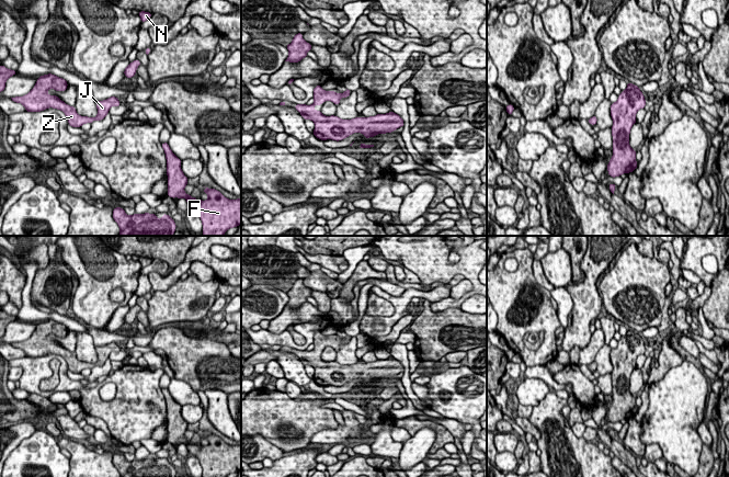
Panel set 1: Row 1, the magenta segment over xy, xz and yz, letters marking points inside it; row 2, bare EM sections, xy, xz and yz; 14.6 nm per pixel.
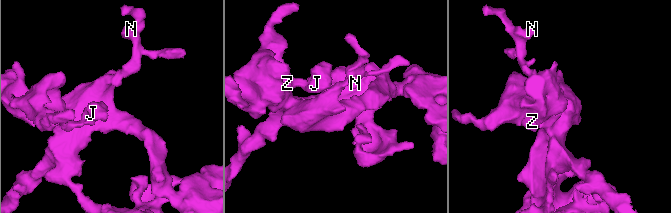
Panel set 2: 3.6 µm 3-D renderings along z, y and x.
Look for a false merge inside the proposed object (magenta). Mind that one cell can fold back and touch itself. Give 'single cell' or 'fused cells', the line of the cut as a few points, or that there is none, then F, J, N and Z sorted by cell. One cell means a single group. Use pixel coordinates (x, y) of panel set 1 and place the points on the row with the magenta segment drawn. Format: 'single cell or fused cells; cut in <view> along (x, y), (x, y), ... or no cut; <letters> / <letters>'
single cell; no cut; F J N Z

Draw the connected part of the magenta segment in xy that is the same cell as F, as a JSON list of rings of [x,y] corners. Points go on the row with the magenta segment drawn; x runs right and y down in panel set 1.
[[[168,141],[161,144],[167,159],[168,196],[171,198],[184,197],[190,209],[195,211],[203,225],[203,236],[224,236],[224,234],[241,224],[241,198],[229,200],[218,190],[204,189],[208,195],[206,201],[198,201],[186,194],[184,188],[189,178],[181,169],[182,160],[170,149]]]

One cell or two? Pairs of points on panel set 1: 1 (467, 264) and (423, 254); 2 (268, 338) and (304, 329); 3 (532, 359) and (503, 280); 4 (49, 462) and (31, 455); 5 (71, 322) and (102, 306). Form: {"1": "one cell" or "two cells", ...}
{"1": "one cell", "2": "one cell", "3": "one cell", "4": "one cell", "5": "two cells"}

